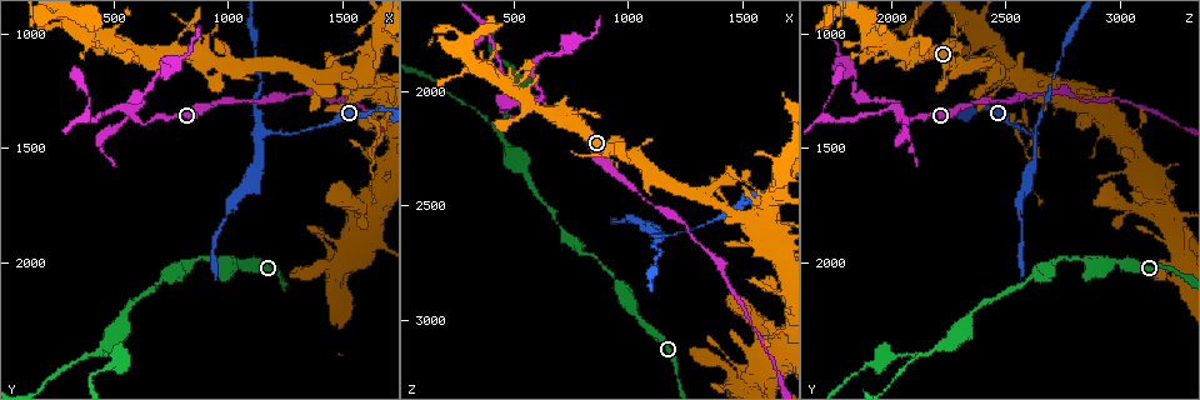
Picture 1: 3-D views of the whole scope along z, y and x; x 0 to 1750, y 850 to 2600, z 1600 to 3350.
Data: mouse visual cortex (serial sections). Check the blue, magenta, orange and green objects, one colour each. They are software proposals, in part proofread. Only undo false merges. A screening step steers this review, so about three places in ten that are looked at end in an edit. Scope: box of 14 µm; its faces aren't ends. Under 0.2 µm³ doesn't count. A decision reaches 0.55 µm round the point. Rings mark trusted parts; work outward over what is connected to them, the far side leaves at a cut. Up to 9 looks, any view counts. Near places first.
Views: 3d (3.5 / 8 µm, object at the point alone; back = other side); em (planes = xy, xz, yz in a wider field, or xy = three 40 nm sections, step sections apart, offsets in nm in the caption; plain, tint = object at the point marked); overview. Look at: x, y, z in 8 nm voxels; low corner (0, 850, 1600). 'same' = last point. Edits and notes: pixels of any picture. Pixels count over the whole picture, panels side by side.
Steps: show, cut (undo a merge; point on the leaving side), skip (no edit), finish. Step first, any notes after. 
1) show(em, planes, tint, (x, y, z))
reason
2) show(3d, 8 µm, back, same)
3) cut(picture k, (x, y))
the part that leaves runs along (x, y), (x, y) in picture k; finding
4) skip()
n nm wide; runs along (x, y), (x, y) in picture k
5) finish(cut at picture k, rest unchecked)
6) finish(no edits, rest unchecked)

show(em, xy, step 5, tint, (580, 1330, 2030))
abrupt turn

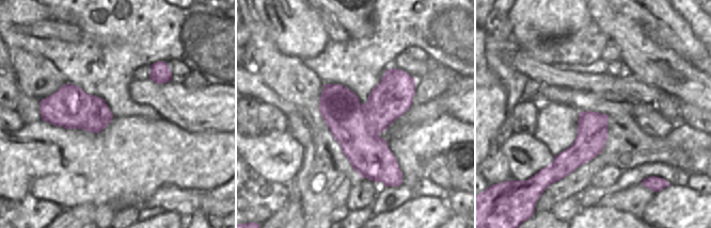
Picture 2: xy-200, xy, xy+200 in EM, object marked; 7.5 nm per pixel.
show(3d, 3.5 µm, same)
wider look

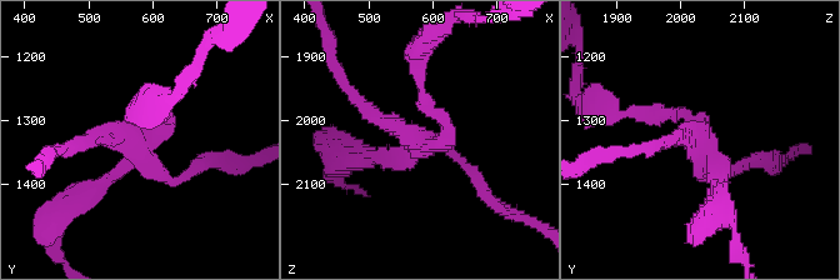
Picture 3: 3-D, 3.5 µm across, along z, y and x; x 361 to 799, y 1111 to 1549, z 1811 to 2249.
cut(picture 3, (441, 116))
two cells meet here

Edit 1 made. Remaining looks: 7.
show(overview)
see it whole again

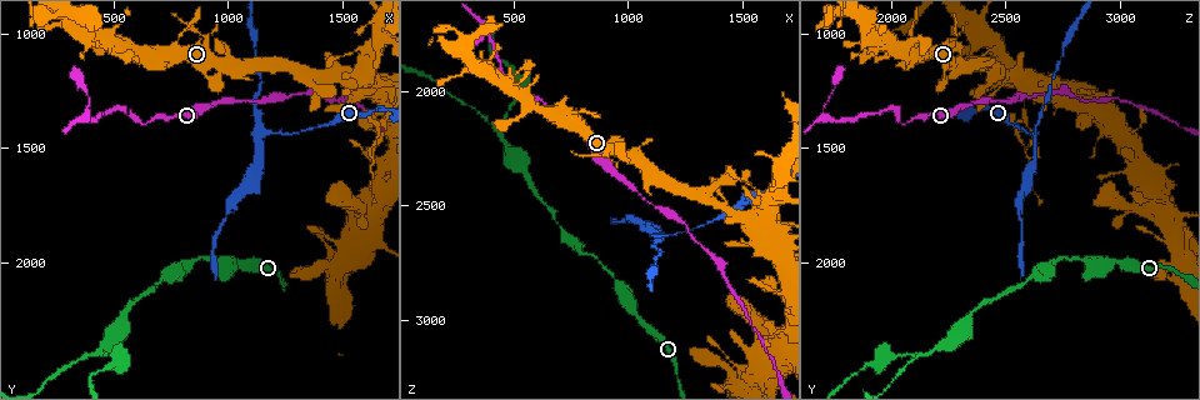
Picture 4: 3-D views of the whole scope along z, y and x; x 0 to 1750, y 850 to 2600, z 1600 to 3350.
show(3d, 8 µm, (1150, 1430, 2630))
sharp bend

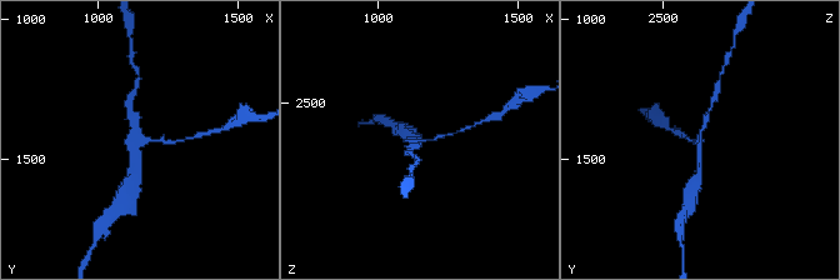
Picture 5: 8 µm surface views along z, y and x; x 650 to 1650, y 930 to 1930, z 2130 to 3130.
show(3d, 3.5 µm, (1150, 1450, 2630))

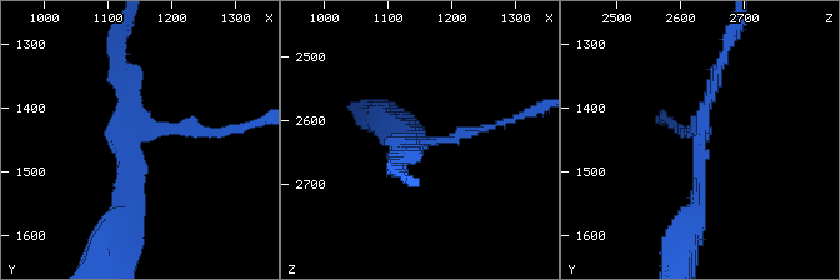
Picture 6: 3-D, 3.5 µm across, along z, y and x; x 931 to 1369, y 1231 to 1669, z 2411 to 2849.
show(em, planes, tint, (1155, 1440, 2635))
3 arms; arms of 100, 150, 150 nm

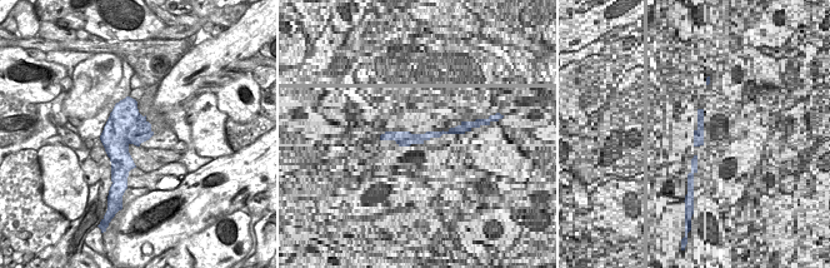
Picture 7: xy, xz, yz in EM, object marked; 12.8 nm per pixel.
cut(picture 6, (701, 178))
the part that leaves runs along (704, 134), (701, 188), (681, 249) in picture 6; two cells meet here

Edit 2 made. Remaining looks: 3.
show(overview)
redraw

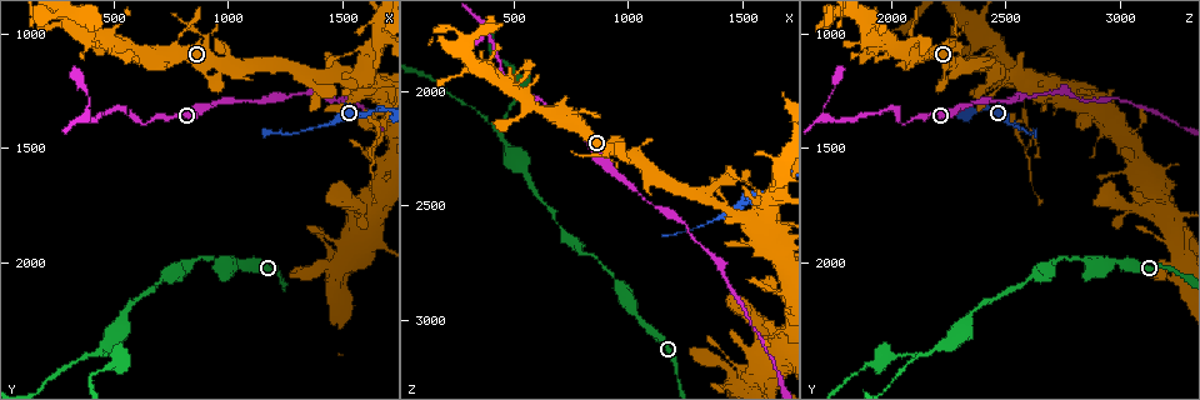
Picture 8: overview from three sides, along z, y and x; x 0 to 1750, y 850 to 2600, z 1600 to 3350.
show(3d, 3.5 µm, (1670, 1220, 2590))
thick turns thin

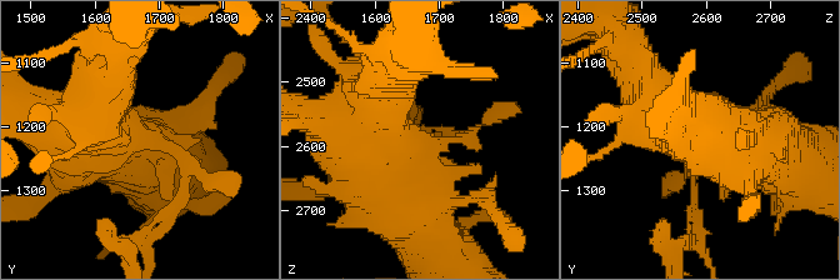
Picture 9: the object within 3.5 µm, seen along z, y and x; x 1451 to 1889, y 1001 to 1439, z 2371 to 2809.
show(em, xy, step 5, tint, (1665, 1210, 2595))
shape alone is not enough

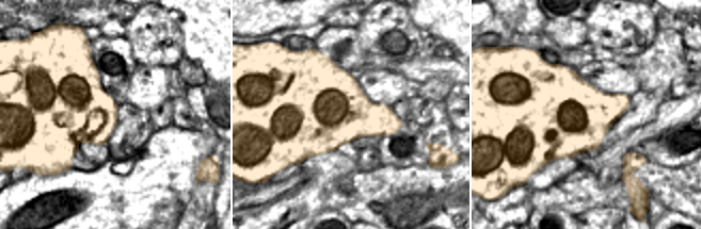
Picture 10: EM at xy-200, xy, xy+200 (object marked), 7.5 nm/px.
skip()
650 nm wide; runs along (68, 128), (168, 143), (183, 189) in picture 9; continuous, no second cell

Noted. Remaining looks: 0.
finish(cut at picture 3, cut at picture 6, rest unchecked)

